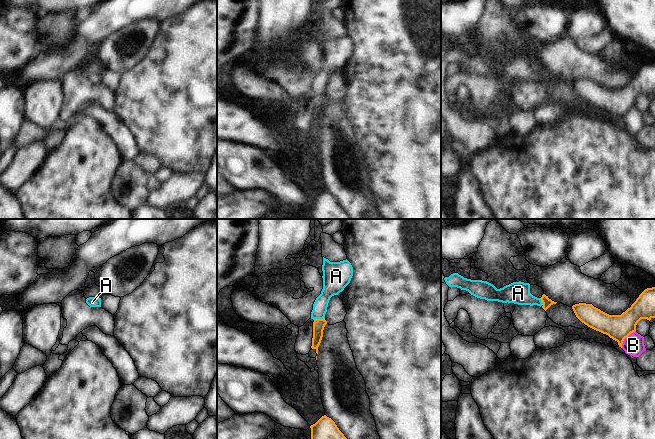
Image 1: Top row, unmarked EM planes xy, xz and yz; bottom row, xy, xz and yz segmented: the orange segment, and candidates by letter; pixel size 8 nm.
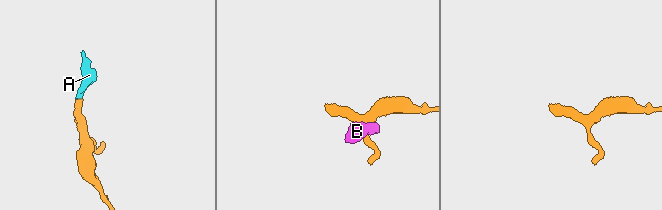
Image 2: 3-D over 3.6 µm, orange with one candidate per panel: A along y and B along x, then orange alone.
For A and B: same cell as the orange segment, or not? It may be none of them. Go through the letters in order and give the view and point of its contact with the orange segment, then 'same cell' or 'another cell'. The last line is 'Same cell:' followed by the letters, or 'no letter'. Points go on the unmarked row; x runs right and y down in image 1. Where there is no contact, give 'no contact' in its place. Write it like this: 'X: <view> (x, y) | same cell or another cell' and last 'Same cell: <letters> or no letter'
A: xz (319, 95) | same cell
B: yz (625, 113) | another cell
Same cell: A

